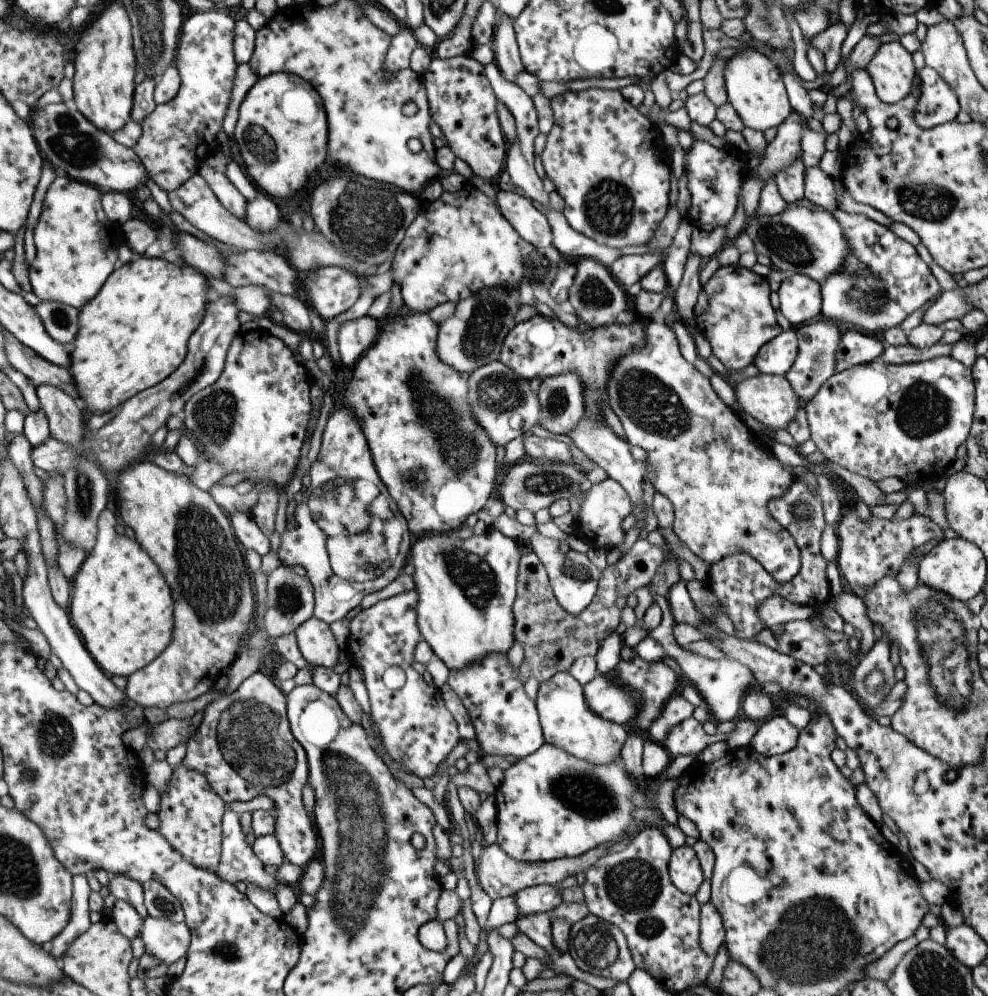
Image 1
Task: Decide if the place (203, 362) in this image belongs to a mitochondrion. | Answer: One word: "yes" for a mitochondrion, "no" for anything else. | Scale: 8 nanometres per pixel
yes

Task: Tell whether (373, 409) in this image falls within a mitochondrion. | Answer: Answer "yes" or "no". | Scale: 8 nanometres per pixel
no

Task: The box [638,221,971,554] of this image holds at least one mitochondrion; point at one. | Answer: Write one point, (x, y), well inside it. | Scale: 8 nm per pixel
(936, 413)

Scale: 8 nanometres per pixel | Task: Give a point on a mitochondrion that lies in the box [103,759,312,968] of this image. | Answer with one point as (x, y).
(228, 950)

